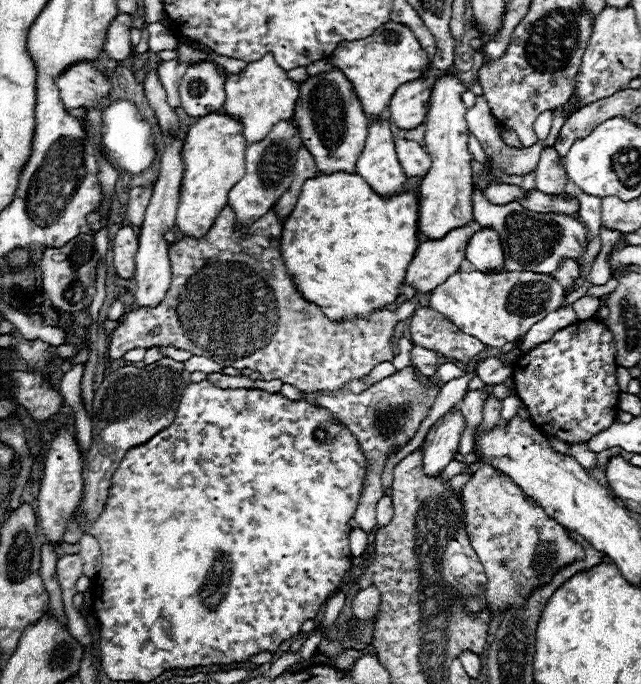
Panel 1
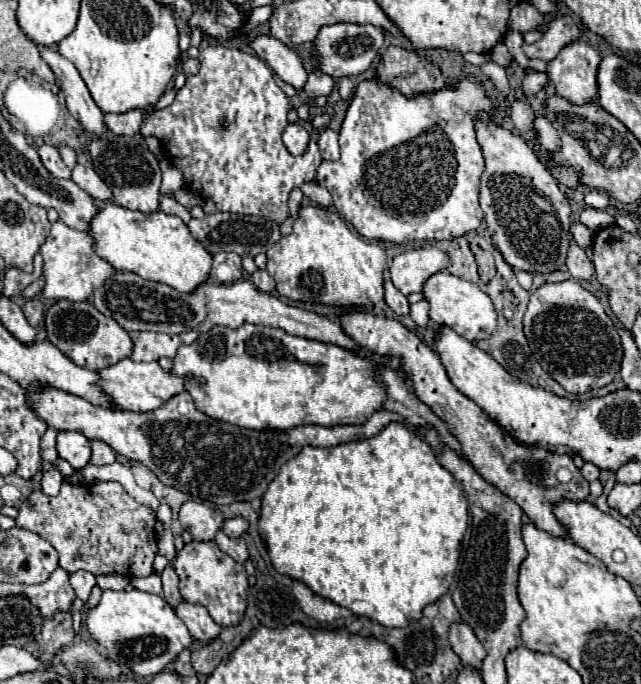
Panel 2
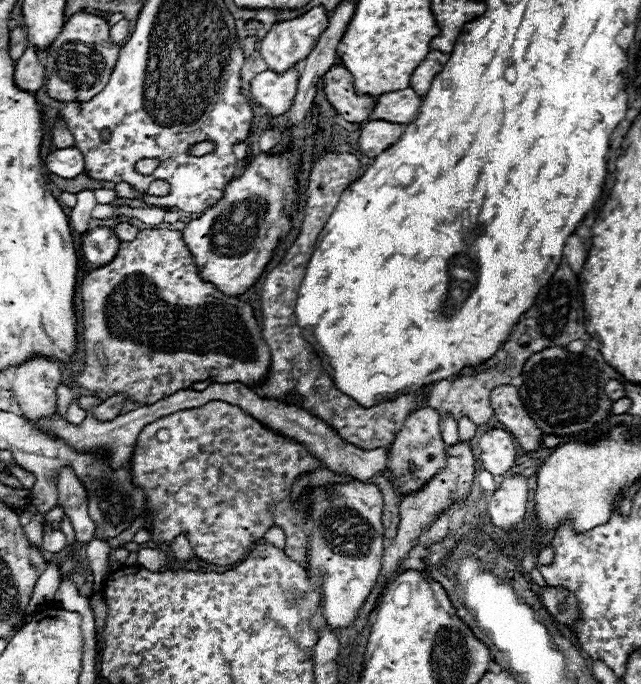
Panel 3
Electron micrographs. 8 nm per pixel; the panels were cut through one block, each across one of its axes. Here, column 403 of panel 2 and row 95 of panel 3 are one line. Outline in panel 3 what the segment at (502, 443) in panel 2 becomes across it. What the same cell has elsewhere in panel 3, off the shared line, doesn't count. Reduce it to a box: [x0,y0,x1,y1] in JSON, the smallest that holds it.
[322,64,376,122]

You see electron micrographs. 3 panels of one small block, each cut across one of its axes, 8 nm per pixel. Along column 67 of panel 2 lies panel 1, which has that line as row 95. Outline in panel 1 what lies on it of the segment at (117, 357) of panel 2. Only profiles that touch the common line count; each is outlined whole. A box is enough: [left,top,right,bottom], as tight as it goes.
[294,68,370,174]

